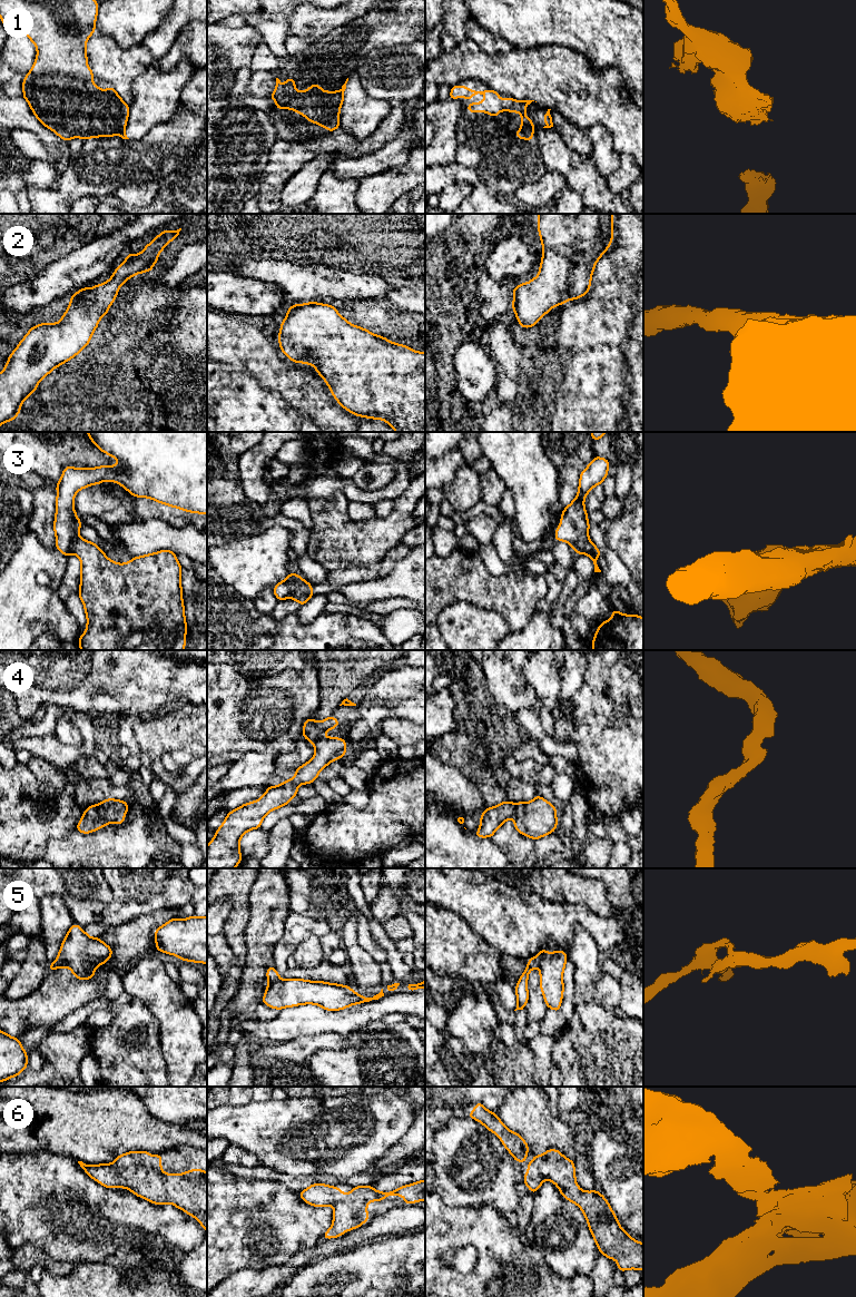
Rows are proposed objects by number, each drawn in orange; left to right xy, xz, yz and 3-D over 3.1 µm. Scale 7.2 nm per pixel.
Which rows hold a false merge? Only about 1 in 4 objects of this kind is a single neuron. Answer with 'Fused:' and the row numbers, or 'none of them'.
Fused: 1, 3, 5

